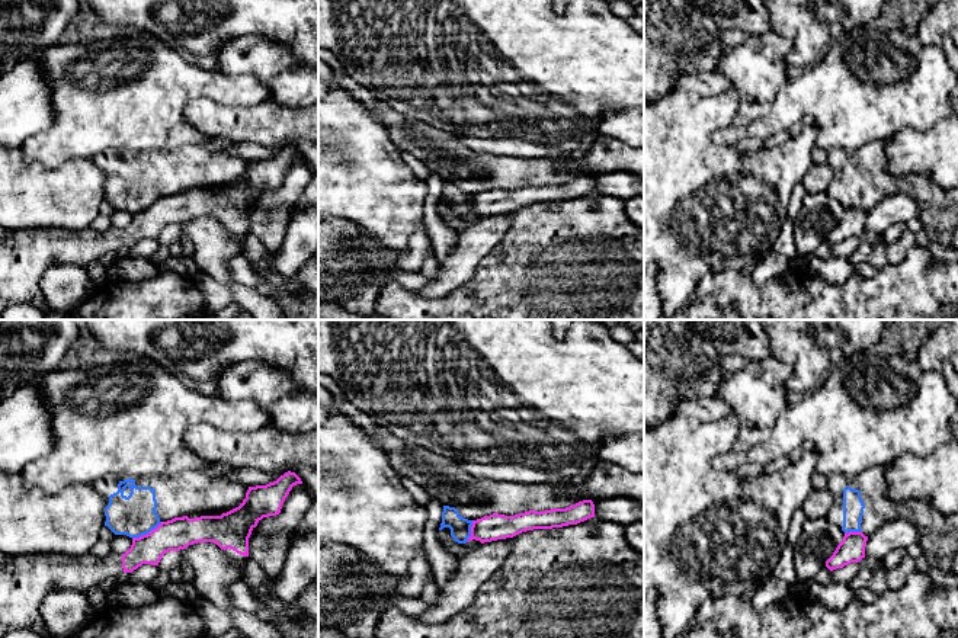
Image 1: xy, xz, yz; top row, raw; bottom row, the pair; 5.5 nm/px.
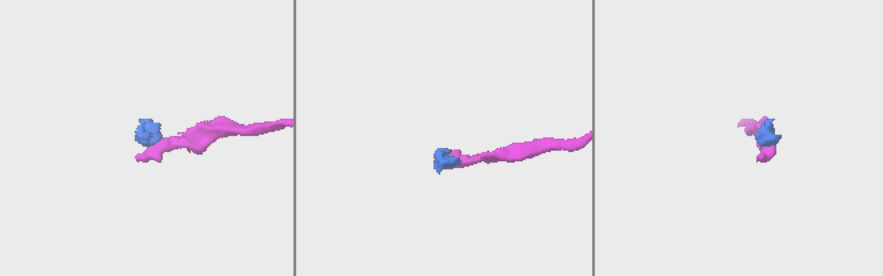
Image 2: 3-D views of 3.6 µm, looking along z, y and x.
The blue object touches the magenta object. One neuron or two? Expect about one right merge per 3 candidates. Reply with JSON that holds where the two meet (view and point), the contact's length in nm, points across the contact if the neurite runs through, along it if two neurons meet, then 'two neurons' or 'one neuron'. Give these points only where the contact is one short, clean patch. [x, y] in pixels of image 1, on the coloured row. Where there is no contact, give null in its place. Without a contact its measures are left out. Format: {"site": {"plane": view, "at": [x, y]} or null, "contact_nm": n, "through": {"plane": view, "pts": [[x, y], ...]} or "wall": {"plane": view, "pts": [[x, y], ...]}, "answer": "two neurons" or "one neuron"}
{"site": {"plane": "xy", "at": [147, 532]}, "contact_nm": 190, "wall": {"plane": "xy", "pts": [[162, 522], [133, 539]]}, "answer": "two neurons"}

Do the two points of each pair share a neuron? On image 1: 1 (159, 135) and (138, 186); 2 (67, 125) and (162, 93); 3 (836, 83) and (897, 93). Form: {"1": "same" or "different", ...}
{"1": "different", "2": "same", "3": "same"}

